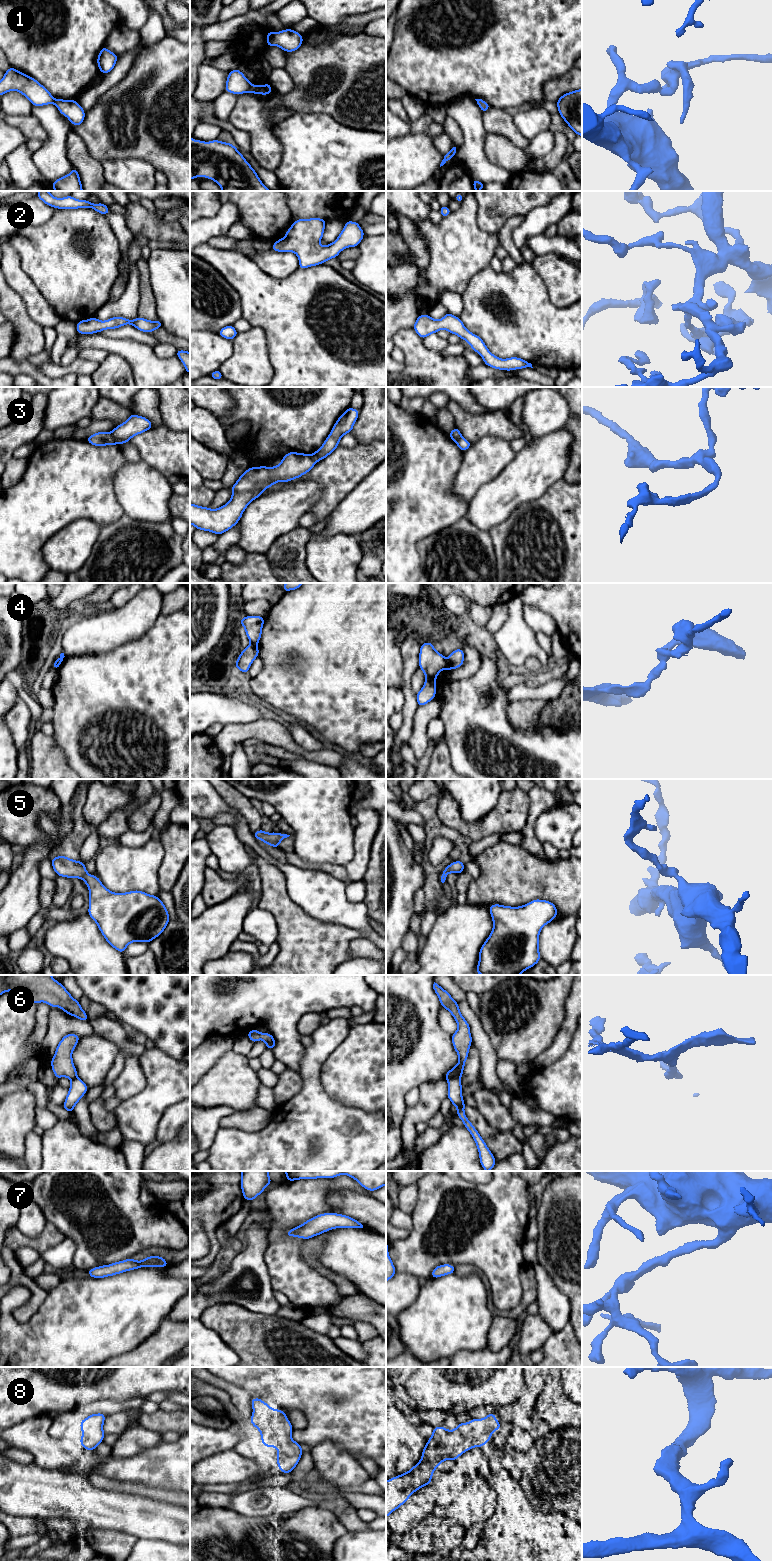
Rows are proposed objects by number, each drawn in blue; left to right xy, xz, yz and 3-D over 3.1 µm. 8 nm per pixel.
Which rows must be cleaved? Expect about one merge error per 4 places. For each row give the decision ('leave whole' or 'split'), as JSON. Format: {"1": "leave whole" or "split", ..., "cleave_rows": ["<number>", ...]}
{"1": "split", "2": "leave whole", "3": "split", "4": "split", "5": "leave whole", "6": "split", "7": "leave whole", "8": "leave whole", "cleave_rows": ["1", "3", "4", "6"]}

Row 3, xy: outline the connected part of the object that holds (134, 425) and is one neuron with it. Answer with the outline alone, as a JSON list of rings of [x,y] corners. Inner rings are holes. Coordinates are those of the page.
[[[130,414],[129,418],[114,428],[111,432],[116,442],[121,445],[129,442],[130,439],[138,434],[152,429],[150,420],[143,416]]]

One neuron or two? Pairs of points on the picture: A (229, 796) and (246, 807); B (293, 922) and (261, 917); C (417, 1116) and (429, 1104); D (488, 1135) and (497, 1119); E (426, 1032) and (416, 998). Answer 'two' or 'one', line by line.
A: one
B: two
C: one
D: two
E: one

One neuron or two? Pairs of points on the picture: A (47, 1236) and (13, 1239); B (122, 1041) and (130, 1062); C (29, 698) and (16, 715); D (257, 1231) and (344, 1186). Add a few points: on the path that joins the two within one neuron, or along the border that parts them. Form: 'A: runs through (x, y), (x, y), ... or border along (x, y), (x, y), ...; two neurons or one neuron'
A: runs through (39, 1241), (21, 1240); one neuron
B: border along (138, 1055), (129, 1055), (125, 1059); two neurons
C: border along (23, 701), (34, 721); two neurons
D: border along (268, 1224), (268, 1244), (265, 1248); two neurons

